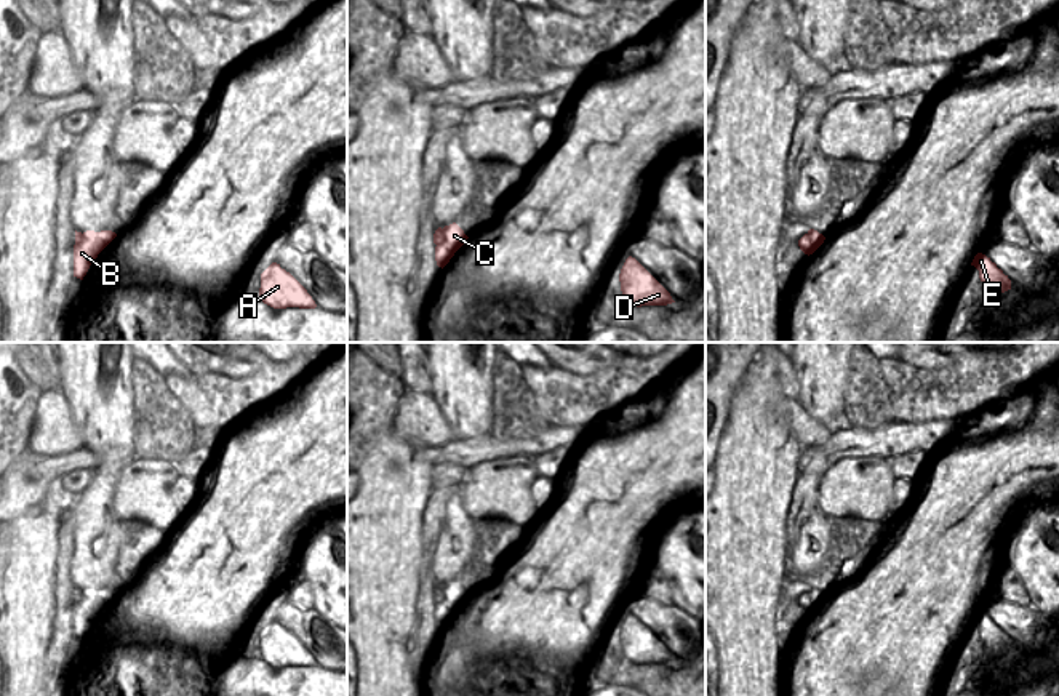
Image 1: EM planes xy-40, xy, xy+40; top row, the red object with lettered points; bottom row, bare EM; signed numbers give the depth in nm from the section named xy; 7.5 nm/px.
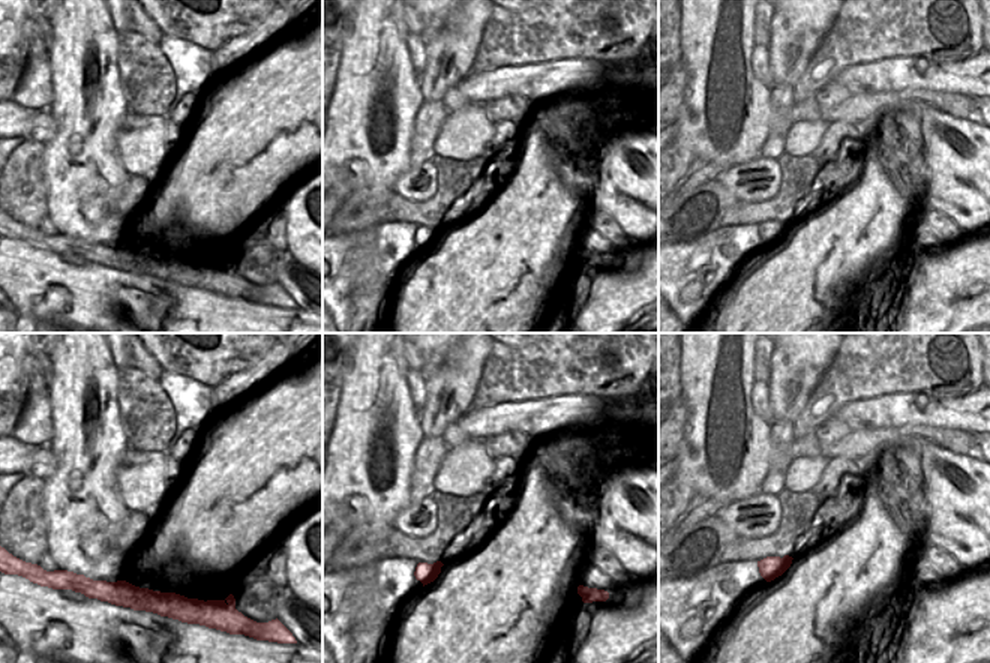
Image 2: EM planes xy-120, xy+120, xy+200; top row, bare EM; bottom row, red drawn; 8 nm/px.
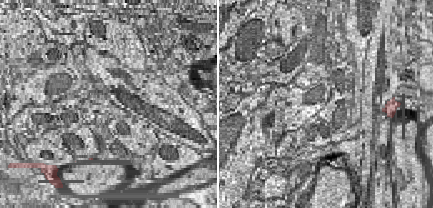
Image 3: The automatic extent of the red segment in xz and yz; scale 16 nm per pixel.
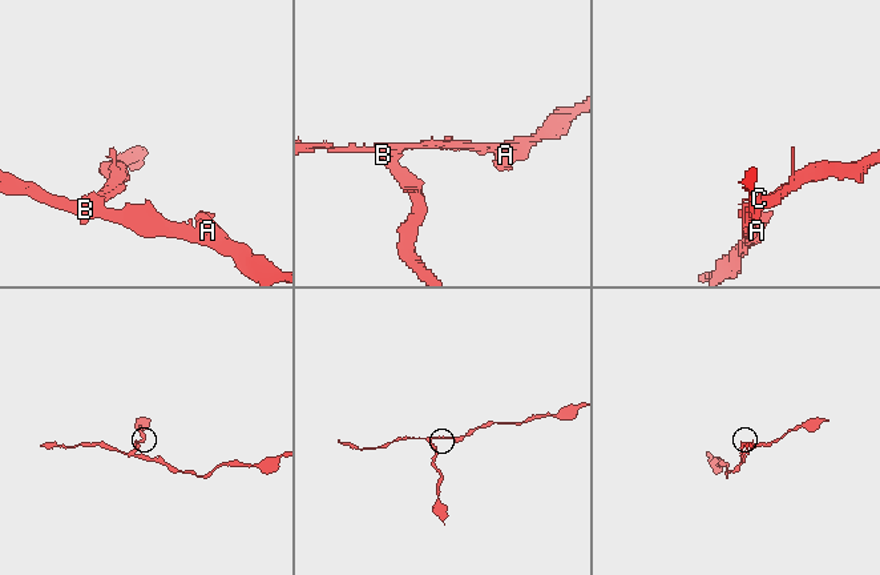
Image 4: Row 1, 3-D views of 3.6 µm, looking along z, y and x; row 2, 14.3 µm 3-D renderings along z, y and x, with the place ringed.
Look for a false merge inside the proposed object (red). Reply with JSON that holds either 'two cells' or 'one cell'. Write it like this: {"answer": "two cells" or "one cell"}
{"answer": "two cells"}

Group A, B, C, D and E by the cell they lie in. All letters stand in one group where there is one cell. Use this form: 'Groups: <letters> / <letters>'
Groups: A B D E / C

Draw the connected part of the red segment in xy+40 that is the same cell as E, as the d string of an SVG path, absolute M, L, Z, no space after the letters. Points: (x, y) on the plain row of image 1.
M977 611L971 621L979 629L979 637L985 648L985 659L1011 648L1011 638L982 611Z

